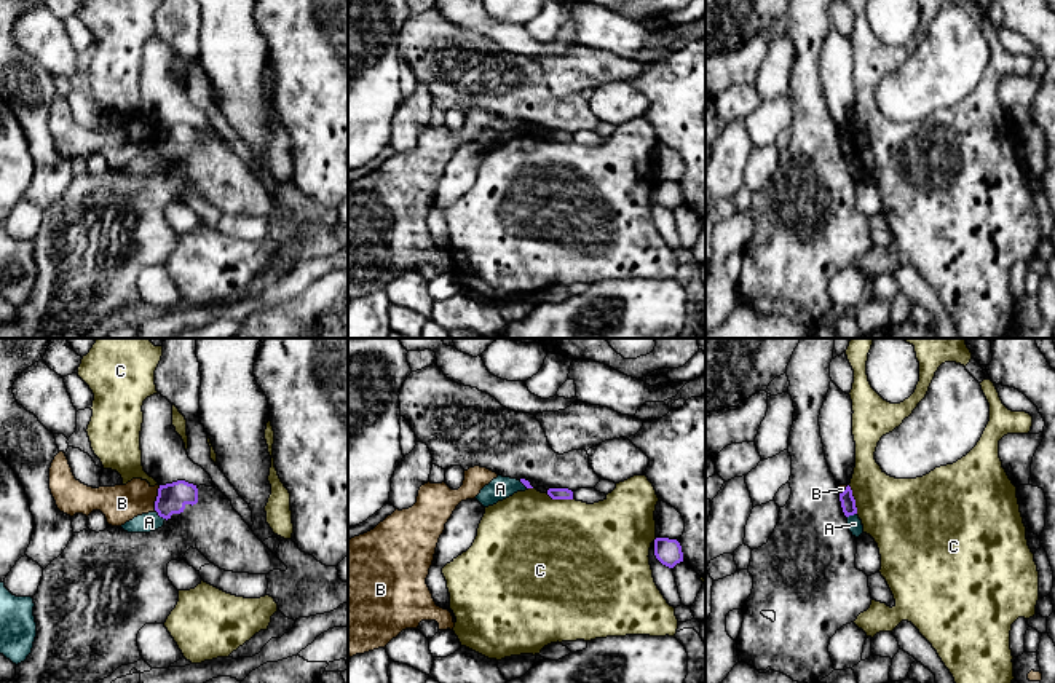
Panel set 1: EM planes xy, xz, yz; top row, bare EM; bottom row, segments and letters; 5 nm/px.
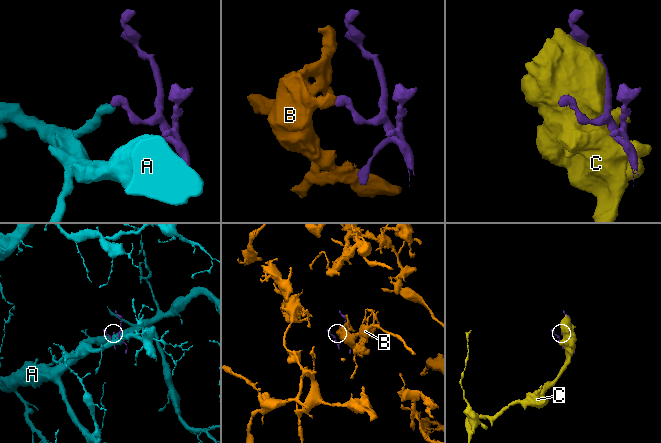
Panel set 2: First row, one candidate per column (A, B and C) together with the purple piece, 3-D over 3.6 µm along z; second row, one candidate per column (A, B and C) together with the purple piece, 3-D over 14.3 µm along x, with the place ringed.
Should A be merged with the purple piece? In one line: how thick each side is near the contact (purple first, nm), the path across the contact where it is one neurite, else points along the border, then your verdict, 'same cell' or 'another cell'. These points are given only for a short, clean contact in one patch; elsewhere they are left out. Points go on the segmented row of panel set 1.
150 nm thick on the purple side, 100 nm on the other; border along xy (155, 509), (166, 519); another cell

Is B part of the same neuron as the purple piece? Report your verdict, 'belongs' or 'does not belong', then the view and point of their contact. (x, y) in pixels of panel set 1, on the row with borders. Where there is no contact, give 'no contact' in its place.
does not belong; meets purple in xy at (157, 498)

